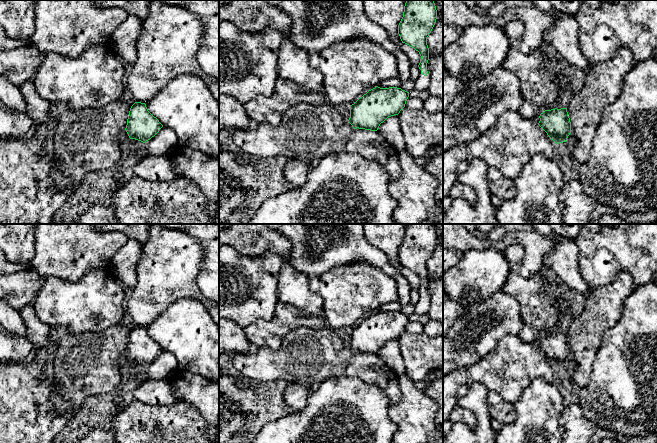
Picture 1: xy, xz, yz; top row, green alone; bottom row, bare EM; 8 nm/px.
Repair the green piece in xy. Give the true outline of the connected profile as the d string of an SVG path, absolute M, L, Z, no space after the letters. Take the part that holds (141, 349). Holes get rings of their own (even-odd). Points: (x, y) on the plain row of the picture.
M135 326L131 330L125 352L130 363L145 367L162 351L159 344L148 335L145 327Z

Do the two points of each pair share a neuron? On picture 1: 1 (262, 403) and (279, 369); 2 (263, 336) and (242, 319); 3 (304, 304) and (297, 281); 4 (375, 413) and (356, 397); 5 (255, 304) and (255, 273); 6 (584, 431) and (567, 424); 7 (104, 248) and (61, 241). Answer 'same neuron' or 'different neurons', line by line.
1: different neurons
2: different neurons
3: same neuron
4: same neuron
5: same neuron
6: same neuron
7: same neuron

